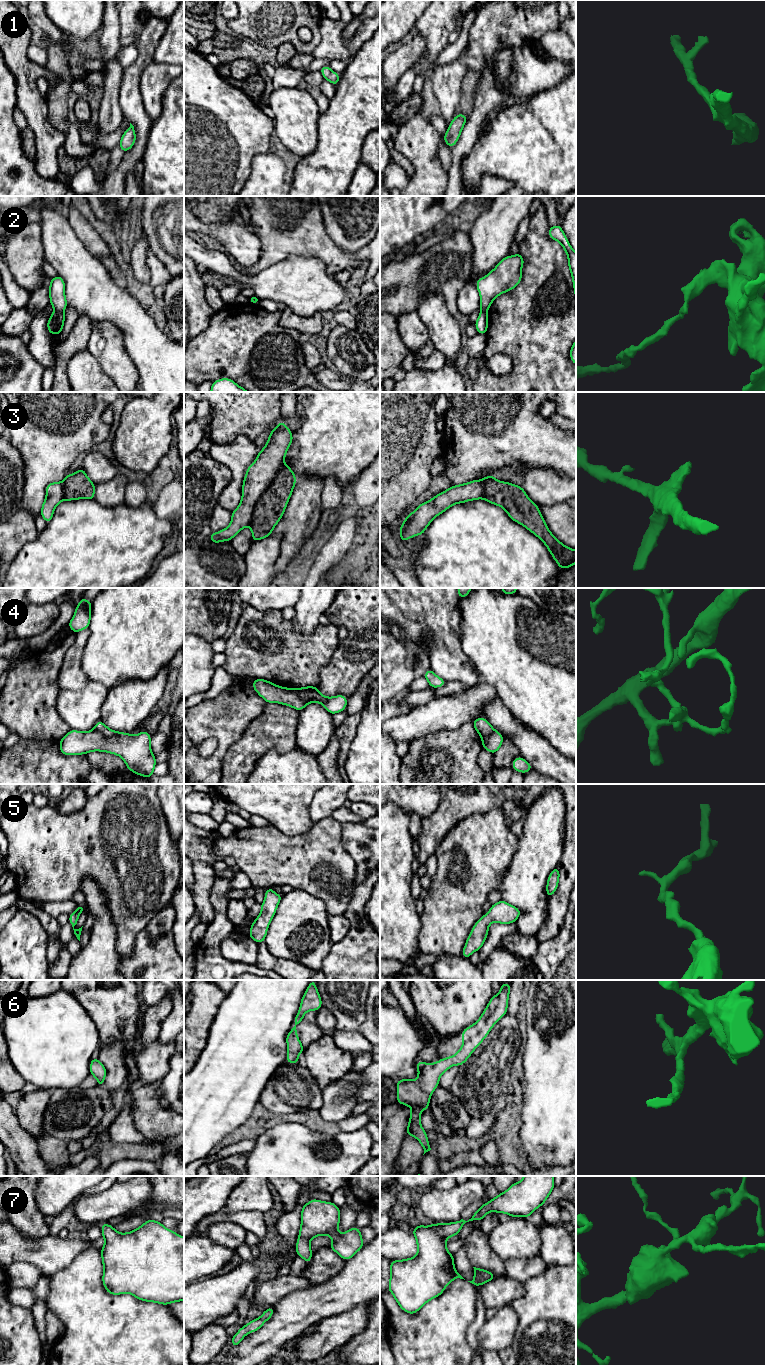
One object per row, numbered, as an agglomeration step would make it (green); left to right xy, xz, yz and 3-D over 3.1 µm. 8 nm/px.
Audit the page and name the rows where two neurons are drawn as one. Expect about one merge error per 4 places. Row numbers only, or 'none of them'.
2, 3, 4

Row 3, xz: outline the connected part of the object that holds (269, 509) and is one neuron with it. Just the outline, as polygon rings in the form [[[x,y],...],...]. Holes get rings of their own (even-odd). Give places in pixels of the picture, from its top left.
[[[282,463],[269,488],[258,499],[250,522],[252,541],[271,536],[282,518],[296,484],[296,475]]]

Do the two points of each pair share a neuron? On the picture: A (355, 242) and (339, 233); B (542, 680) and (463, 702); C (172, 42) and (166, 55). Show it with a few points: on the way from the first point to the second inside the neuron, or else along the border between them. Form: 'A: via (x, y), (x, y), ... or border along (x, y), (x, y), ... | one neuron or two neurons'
A: via (351, 240), (343, 237) | one neuron
B: border along (485, 680), (496, 697), (484, 707), (483, 713) | two neurons
C: via (172, 45), (172, 49), (169, 52) | one neuron

